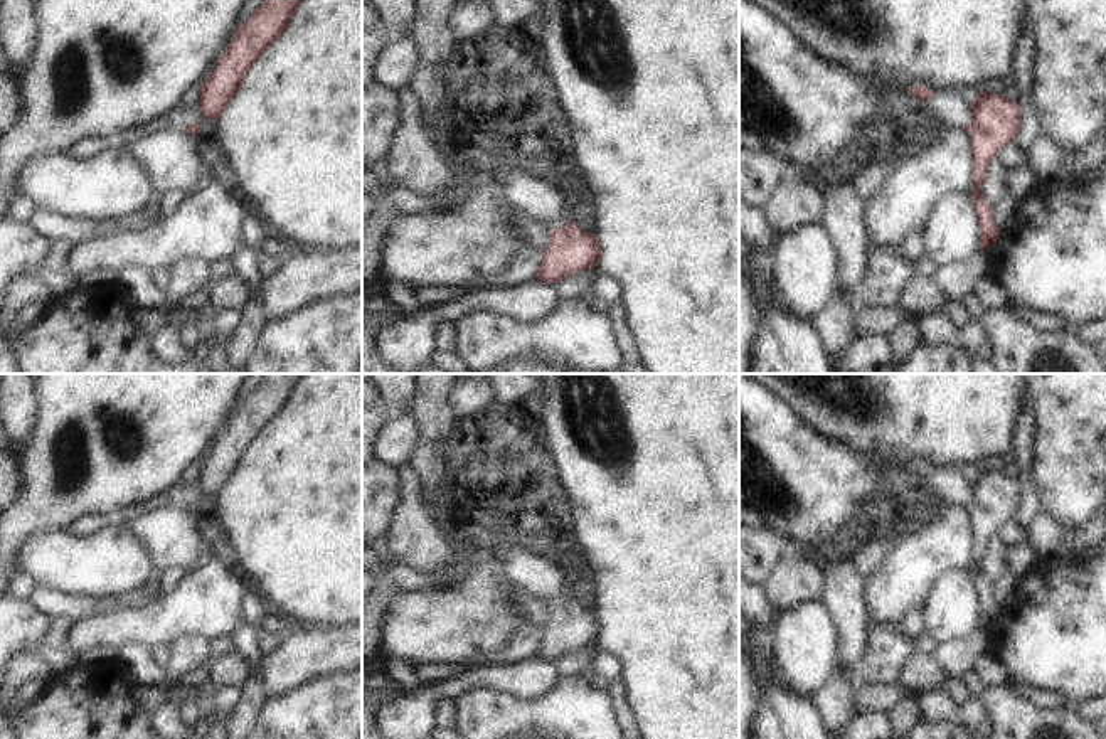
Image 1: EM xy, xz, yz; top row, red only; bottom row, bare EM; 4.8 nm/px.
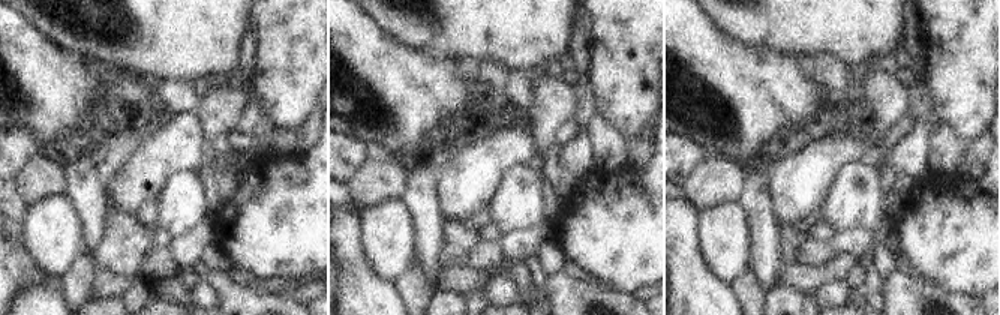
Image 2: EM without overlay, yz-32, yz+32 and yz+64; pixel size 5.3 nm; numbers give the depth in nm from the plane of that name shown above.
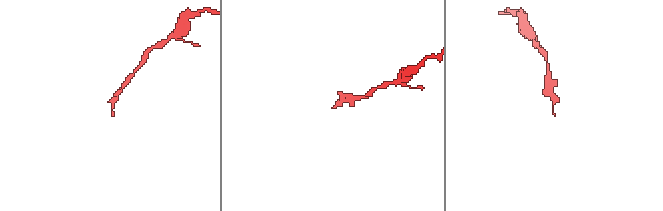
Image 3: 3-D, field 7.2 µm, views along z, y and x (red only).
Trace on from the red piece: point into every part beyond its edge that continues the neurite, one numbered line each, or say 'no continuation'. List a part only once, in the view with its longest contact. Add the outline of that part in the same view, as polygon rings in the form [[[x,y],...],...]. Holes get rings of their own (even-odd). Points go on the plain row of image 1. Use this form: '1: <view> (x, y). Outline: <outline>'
no continuation

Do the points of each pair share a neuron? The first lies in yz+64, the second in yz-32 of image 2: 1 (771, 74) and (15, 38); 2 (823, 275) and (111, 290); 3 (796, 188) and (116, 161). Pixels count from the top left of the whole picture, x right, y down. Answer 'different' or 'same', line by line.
1: same
2: same
3: different

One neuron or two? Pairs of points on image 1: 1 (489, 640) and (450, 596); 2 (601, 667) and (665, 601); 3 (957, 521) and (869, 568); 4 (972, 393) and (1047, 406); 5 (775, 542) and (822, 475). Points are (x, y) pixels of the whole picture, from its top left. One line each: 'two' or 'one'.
1: one
2: two
3: two
4: two
5: two

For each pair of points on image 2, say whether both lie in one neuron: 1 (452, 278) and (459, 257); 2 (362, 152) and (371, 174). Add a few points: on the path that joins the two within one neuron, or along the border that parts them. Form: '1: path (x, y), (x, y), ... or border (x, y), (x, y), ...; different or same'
1: border (468, 266), (441, 270); different
2: border (375, 152), (348, 183); different

